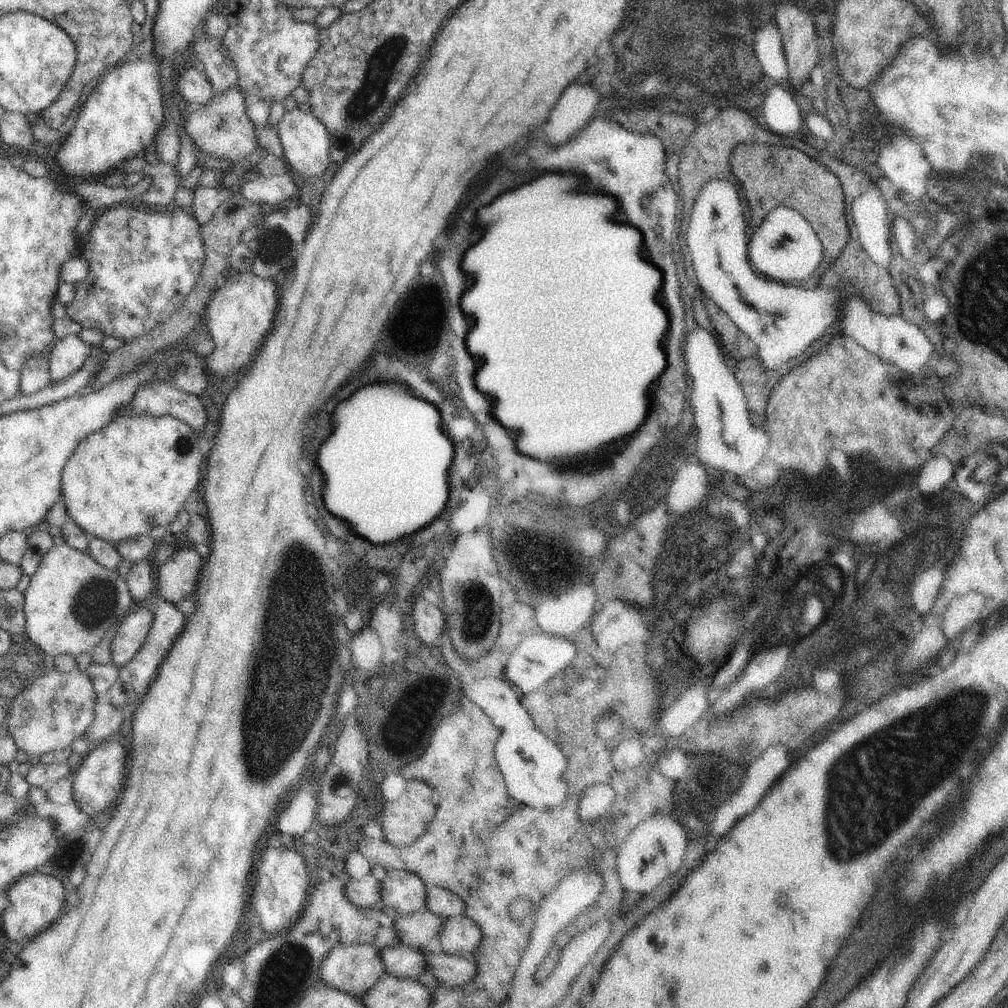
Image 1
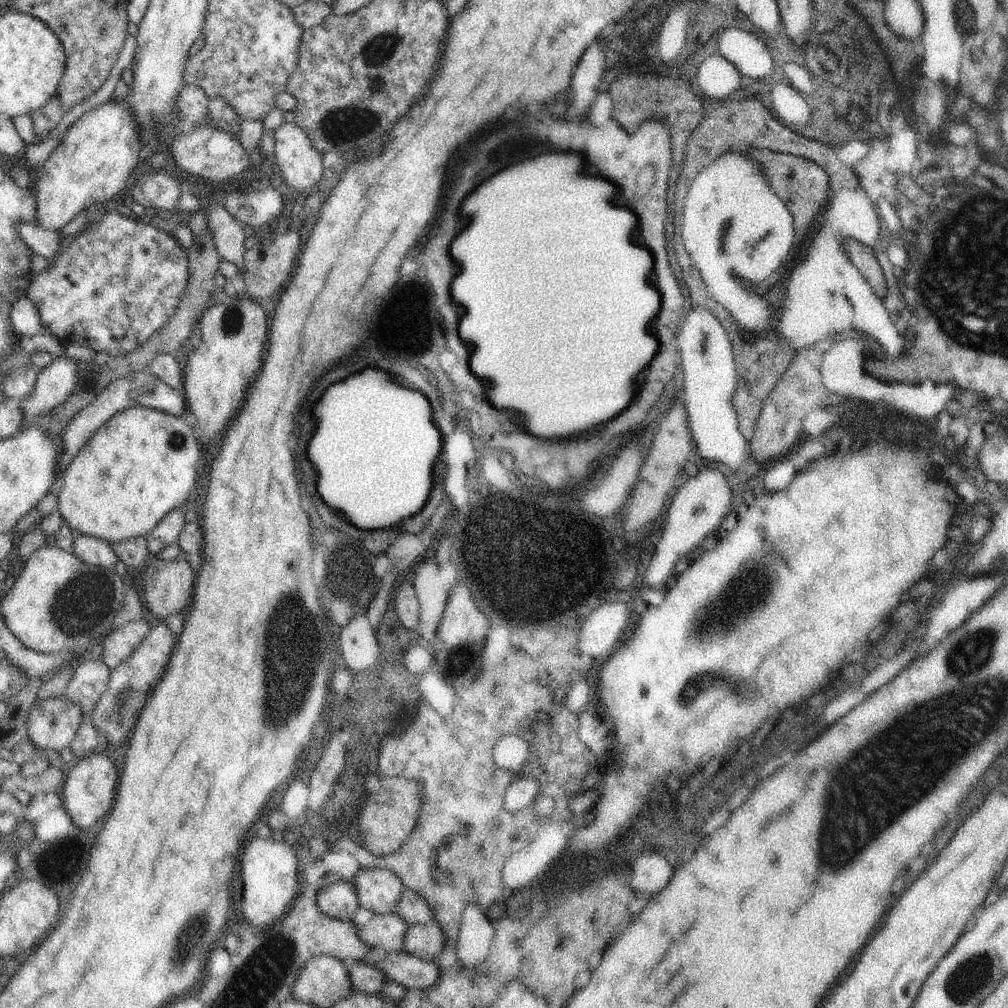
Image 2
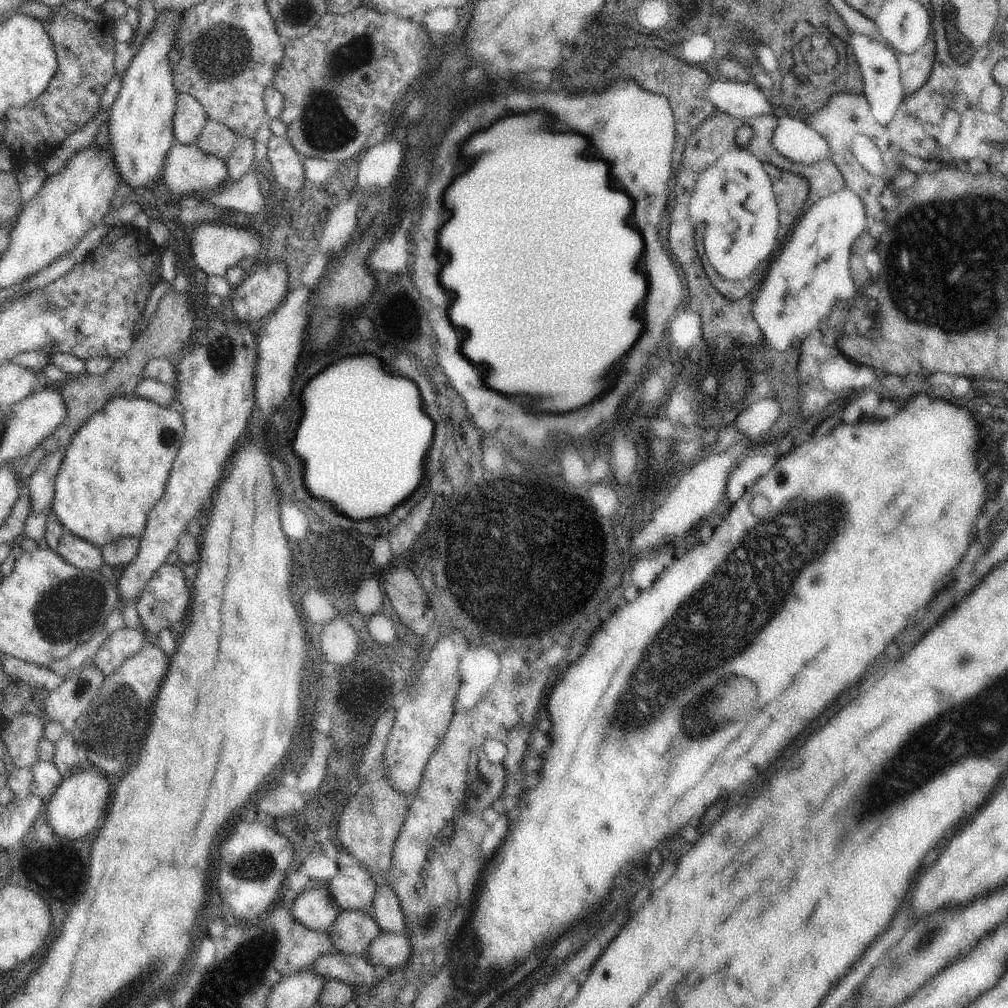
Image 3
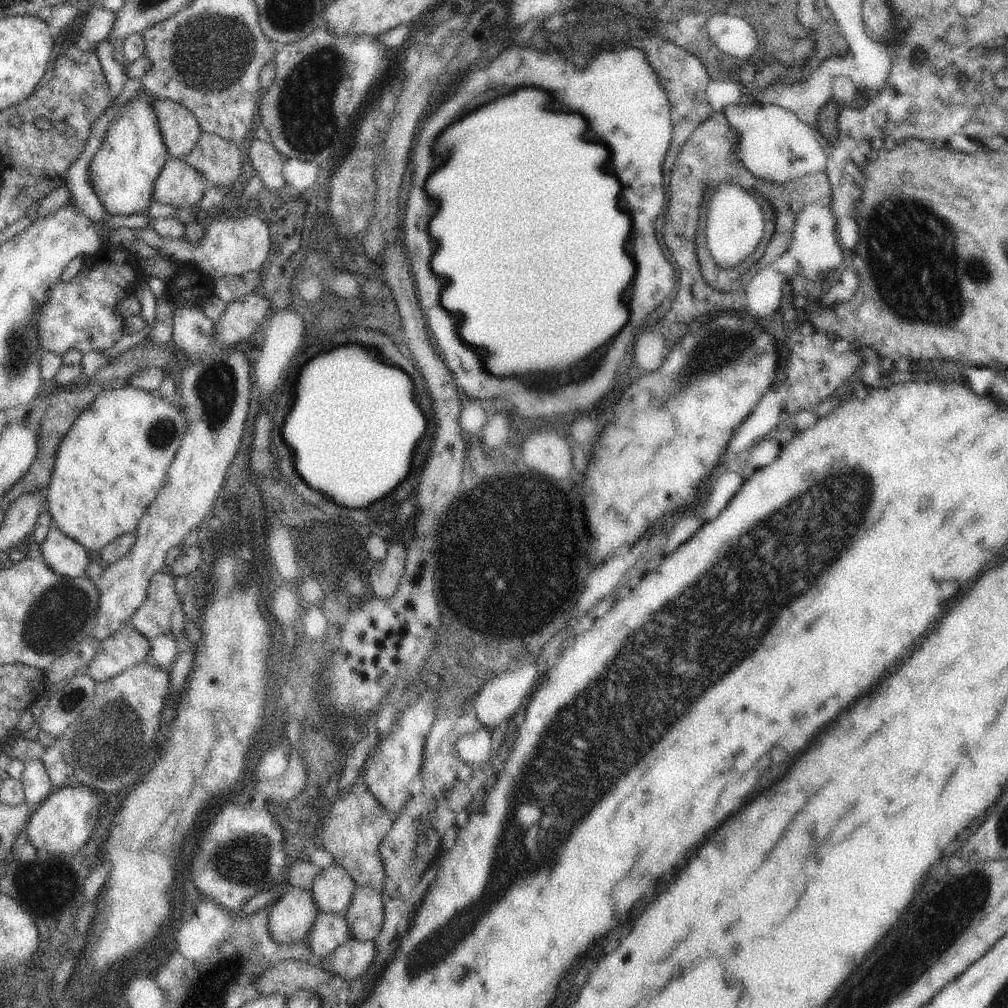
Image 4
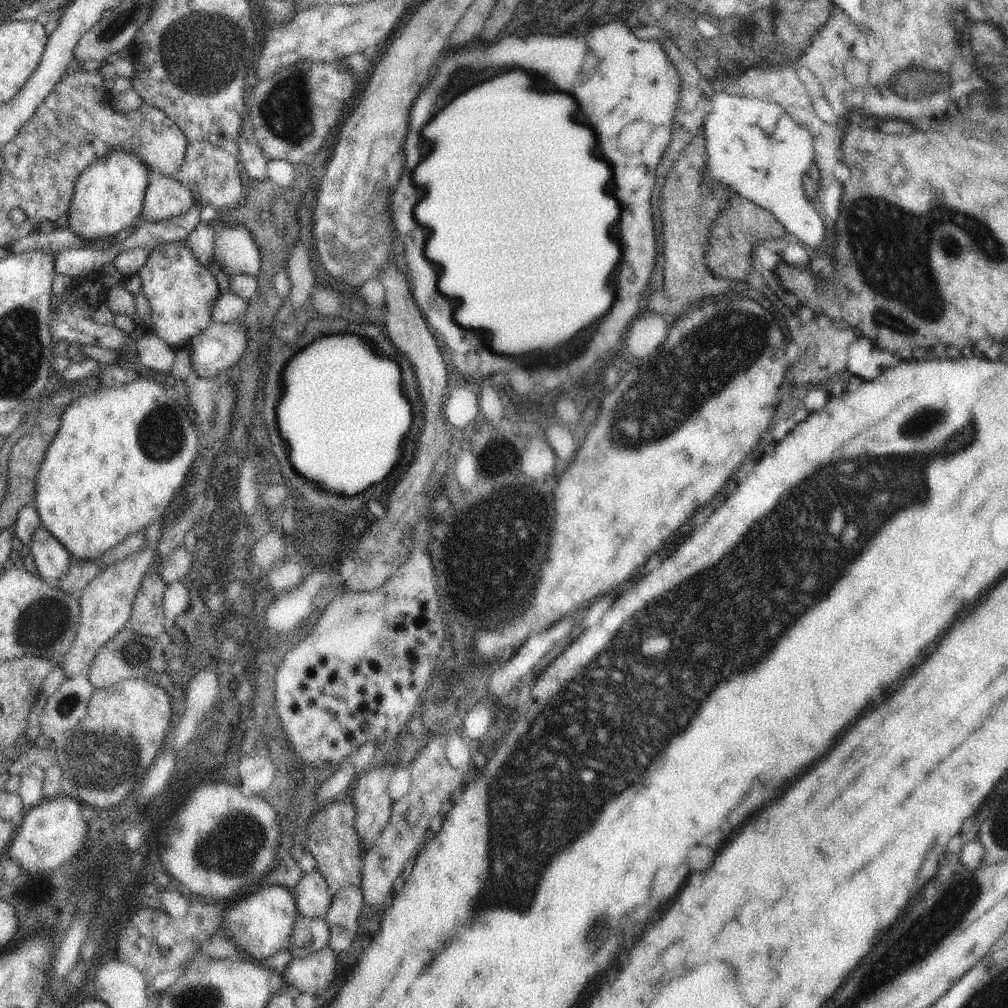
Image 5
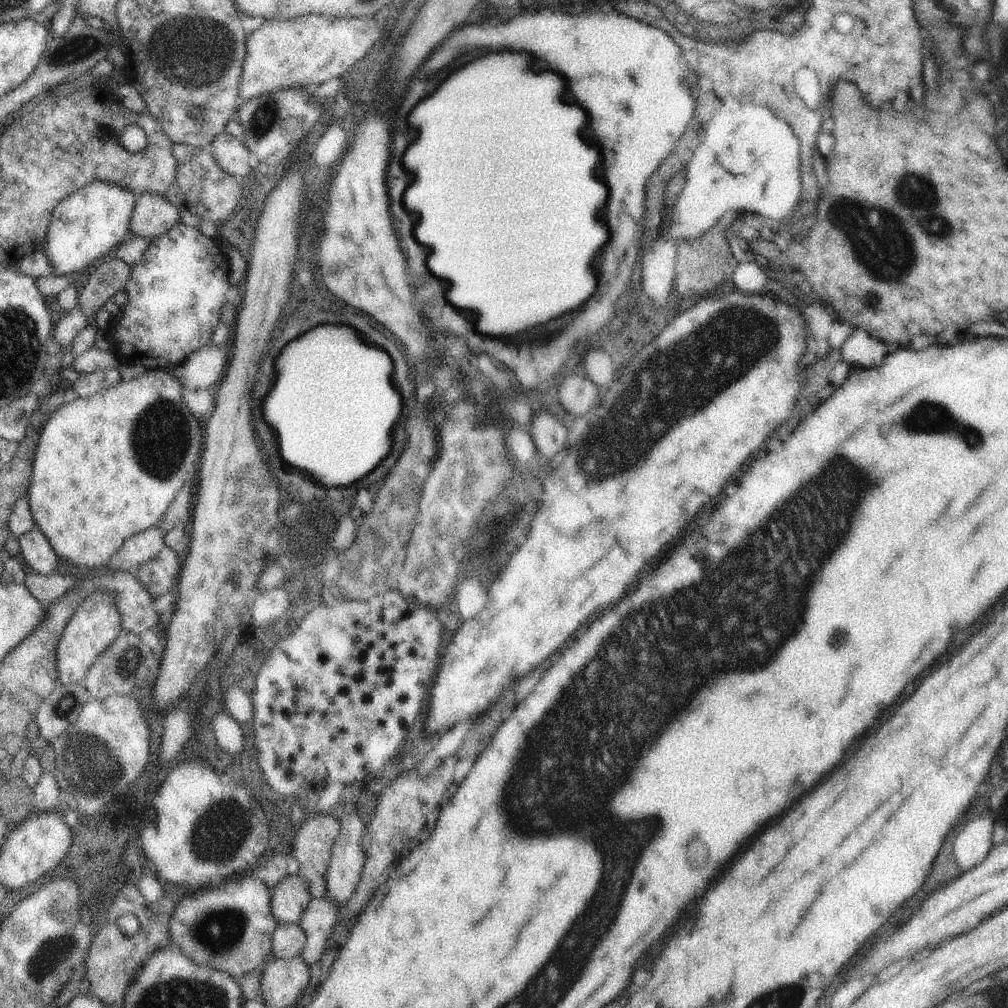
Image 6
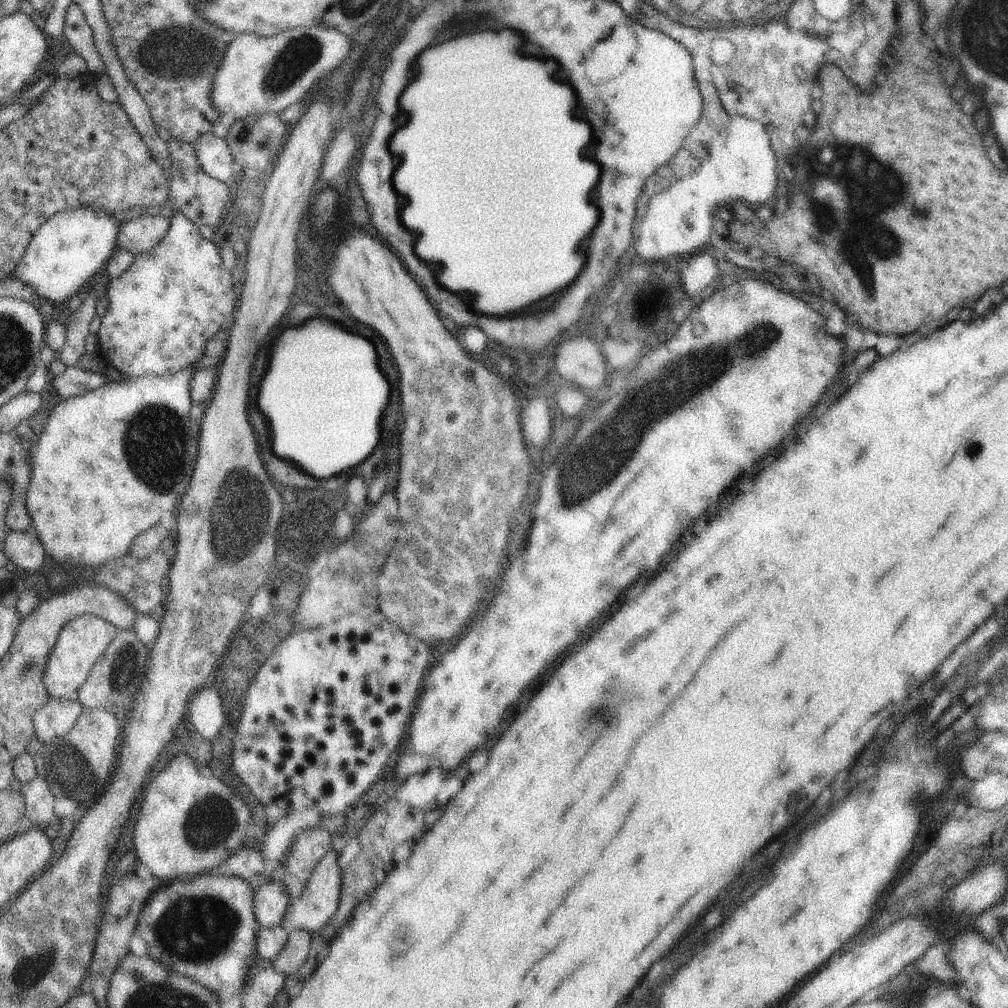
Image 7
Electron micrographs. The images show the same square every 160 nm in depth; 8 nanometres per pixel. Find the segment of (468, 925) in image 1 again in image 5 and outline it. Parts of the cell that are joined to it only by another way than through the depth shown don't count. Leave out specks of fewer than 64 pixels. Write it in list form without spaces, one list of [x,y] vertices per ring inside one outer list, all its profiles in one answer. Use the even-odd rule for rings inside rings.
[[[326,947],[305,958],[293,958],[282,973],[284,989],[294,995],[311,993],[320,996],[328,990],[338,970],[338,954]]]

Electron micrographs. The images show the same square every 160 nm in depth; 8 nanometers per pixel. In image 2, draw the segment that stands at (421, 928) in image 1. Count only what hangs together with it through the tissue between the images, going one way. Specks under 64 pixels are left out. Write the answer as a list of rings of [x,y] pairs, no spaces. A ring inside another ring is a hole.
[[[394,911],[374,913],[366,924],[357,926],[357,935],[369,947],[383,948],[389,953],[401,950],[407,928]]]

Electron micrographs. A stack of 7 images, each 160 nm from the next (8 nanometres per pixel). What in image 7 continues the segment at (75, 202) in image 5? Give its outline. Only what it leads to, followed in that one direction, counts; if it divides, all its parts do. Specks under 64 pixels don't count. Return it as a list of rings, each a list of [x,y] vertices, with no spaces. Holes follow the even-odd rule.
[[[78,206],[60,211],[36,231],[13,274],[36,292],[39,303],[50,300],[56,308],[61,308],[73,295],[86,290],[93,276],[106,266],[116,249],[119,228],[119,222],[102,208]]]

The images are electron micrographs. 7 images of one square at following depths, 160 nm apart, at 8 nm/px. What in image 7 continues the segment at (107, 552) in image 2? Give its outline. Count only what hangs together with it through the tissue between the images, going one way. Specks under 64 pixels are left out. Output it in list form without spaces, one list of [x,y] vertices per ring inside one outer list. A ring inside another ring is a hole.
[[[32,528],[26,531],[10,531],[5,543],[4,543],[4,555],[8,558],[8,561],[12,561],[17,565],[23,572],[28,572],[28,574],[36,573],[43,567],[43,562],[46,558],[46,554],[38,536],[36,536]]]

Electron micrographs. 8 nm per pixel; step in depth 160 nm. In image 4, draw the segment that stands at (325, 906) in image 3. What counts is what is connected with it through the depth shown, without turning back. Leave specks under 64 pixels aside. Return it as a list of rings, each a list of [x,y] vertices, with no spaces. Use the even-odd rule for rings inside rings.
[[[288,886],[288,892],[275,901],[269,912],[267,929],[271,939],[279,945],[306,940],[317,914],[309,887]]]

